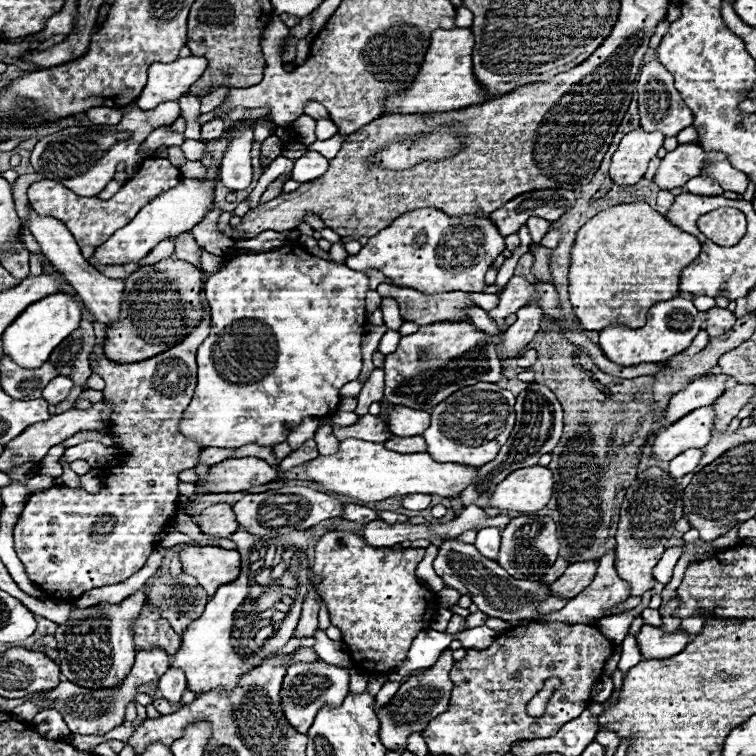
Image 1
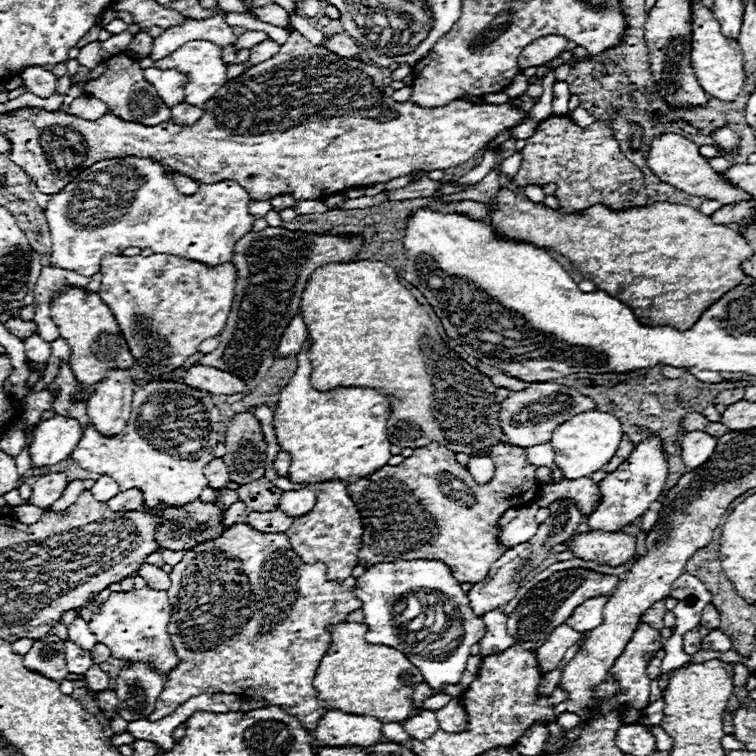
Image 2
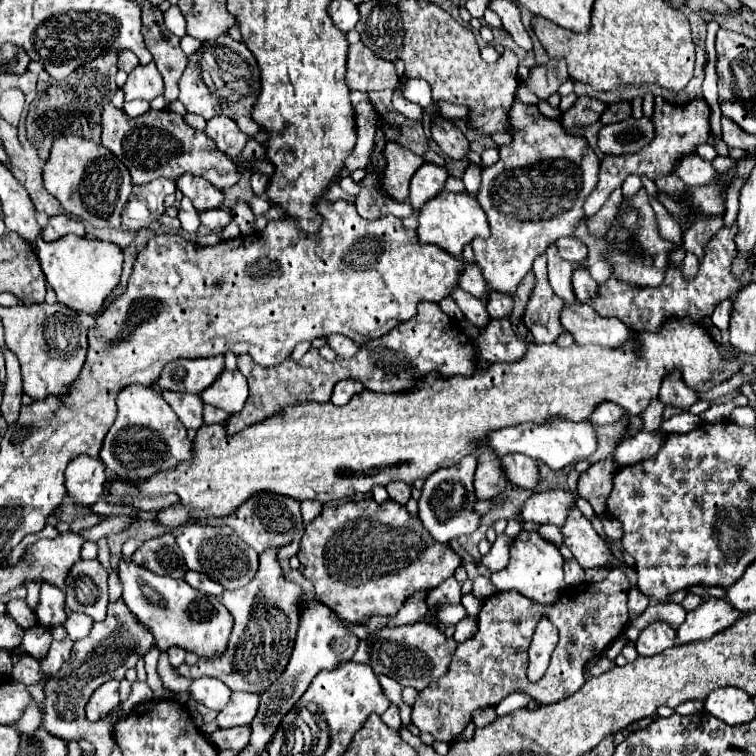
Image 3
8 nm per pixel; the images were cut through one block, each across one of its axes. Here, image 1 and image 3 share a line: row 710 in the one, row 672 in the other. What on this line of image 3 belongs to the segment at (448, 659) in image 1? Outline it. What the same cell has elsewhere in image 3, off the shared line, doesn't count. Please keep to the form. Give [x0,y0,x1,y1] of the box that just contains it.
[352,620,456,690]

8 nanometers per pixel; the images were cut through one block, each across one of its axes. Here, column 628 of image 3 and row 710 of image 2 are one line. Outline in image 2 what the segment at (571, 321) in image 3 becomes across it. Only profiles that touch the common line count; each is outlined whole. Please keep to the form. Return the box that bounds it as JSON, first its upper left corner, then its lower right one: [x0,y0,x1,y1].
[312,708,382,746]

